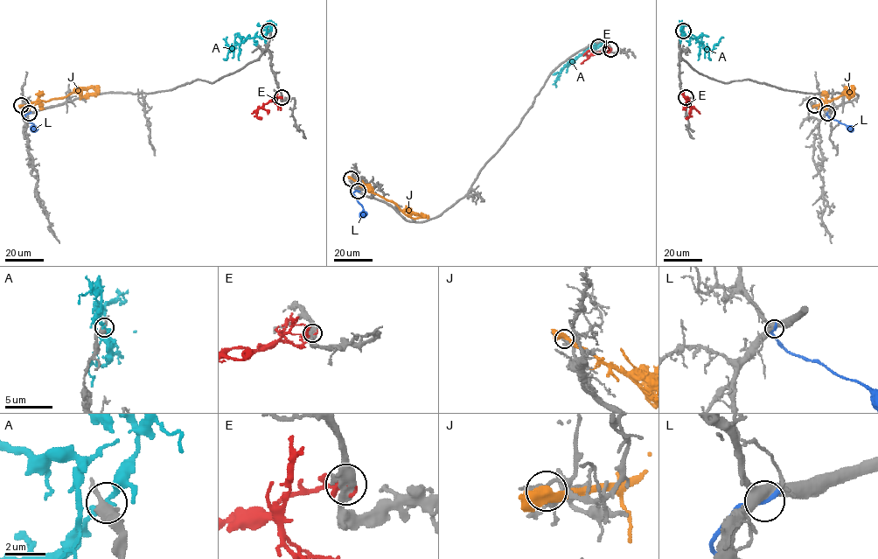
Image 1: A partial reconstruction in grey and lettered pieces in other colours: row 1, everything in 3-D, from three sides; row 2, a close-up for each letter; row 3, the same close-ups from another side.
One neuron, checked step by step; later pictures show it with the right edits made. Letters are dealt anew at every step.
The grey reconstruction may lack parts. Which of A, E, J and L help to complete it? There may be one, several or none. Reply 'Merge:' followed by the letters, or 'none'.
Merge: none

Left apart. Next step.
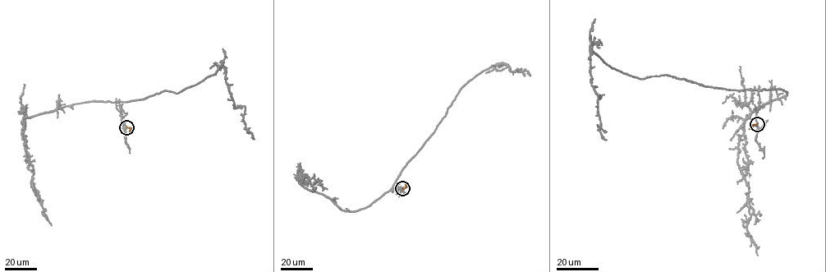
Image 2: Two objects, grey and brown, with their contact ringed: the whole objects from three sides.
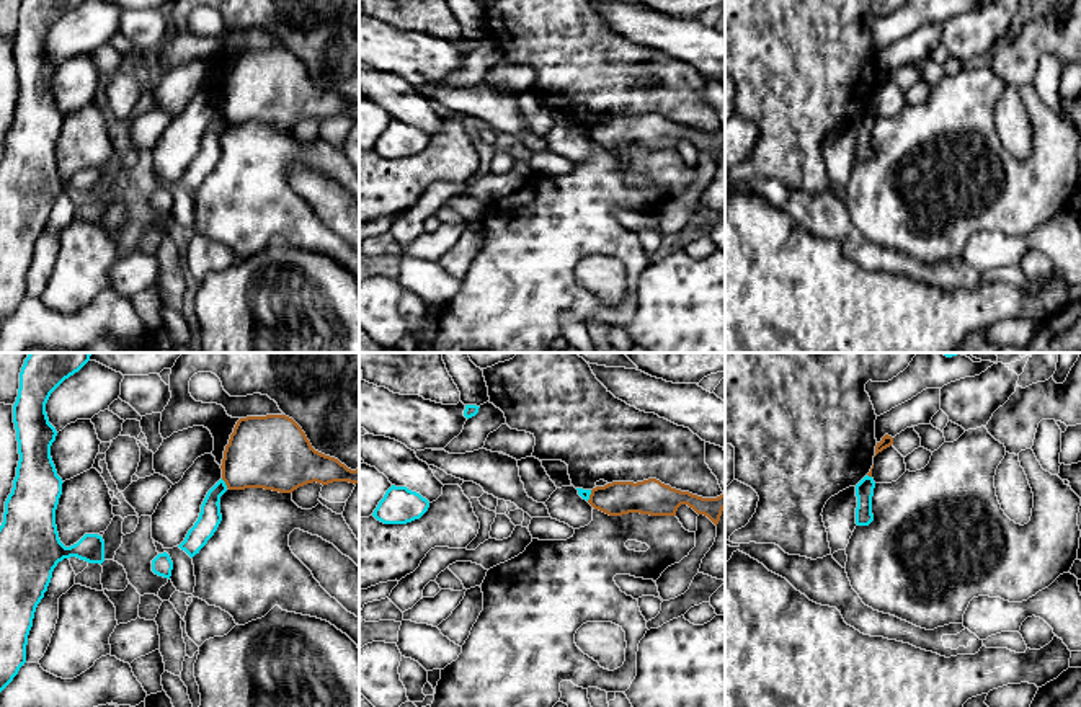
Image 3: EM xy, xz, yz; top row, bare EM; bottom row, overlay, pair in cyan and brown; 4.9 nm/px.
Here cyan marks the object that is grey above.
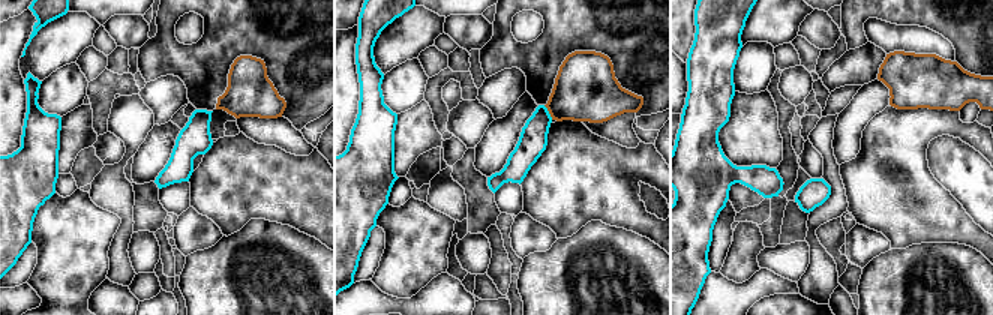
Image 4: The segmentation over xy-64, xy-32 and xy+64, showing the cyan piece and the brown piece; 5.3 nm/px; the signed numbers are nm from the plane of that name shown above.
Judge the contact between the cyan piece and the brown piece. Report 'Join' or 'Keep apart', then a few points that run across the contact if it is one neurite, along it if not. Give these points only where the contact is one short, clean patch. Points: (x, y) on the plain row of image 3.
Keep apart

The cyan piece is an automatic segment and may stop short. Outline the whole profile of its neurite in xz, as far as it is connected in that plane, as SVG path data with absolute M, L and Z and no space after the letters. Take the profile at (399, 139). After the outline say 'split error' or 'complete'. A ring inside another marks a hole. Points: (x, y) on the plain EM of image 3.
M392 119L379 136L372 150L384 158L407 158L420 153L429 142L429 136L407 121Z; complete

